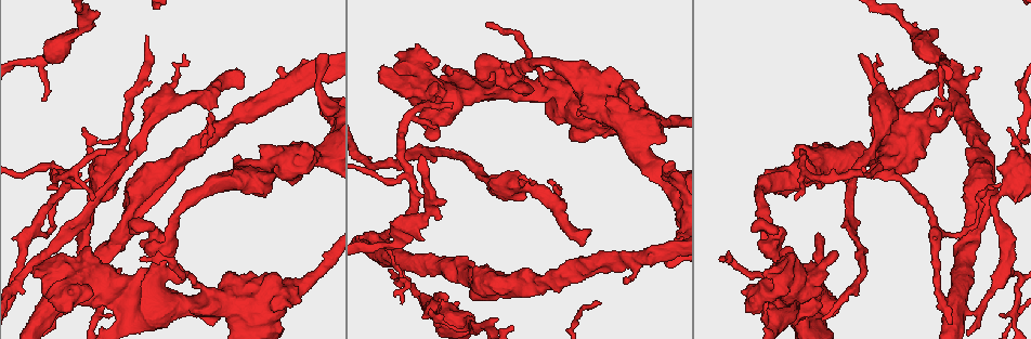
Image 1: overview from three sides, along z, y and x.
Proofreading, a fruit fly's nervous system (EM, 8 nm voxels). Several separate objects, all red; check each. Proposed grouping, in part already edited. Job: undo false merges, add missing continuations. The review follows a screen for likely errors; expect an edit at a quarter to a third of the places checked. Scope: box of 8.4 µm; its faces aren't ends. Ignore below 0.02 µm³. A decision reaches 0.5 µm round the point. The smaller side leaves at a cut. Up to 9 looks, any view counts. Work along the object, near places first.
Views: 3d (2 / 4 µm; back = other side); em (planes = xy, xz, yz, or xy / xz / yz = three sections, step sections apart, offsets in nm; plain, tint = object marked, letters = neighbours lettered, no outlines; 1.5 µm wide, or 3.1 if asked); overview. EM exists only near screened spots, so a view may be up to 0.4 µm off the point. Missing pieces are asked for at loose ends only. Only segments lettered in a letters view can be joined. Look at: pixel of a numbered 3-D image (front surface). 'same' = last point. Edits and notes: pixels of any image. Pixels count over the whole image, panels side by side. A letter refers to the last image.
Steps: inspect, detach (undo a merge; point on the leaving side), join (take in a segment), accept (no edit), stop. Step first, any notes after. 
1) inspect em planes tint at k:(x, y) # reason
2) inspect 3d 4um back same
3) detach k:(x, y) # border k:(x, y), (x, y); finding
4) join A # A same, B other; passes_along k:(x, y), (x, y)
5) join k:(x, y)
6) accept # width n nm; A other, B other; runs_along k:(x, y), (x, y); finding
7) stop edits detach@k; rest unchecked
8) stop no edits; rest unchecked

inspect 3d 2um at 1:(203, 145)

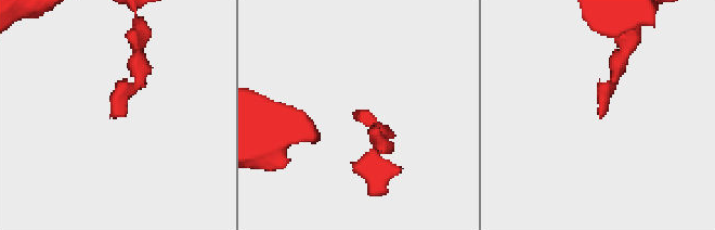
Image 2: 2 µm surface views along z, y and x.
inspect em yz step 4 letters at 2:(114, 118) # now the EM

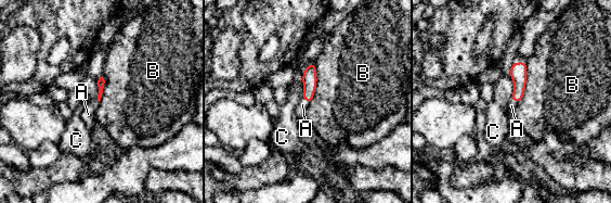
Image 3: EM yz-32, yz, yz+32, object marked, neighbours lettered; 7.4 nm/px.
join A # A same, B other, C other; passes_along 3:(518, 72), (515, 101), (511, 105); it goes on there

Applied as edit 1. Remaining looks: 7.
inspect em yz step 4 tint at 1:(183, 55) # free end

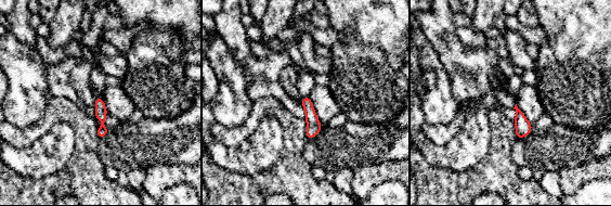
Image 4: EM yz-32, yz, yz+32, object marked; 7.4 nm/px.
inspect em planes letters same

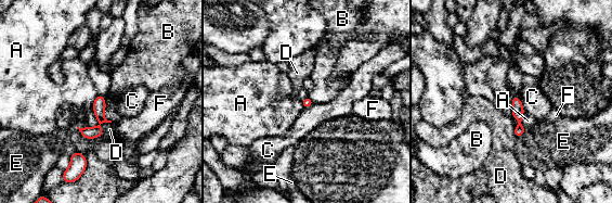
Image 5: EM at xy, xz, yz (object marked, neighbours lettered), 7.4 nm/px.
accept # A other, B other, C other, D other, E other, F other; border 5:(104, 97), (106, 106); none of them fits

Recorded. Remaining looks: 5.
inspect em planes plain at 1:(237, 73) # free end

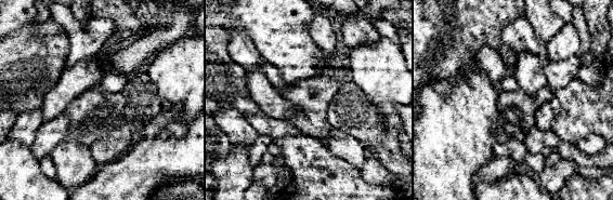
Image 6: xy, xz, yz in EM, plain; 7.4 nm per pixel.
inspect em planes tint same

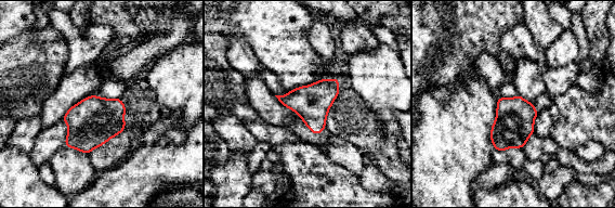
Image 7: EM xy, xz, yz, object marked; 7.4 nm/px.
inspect em planes letters same

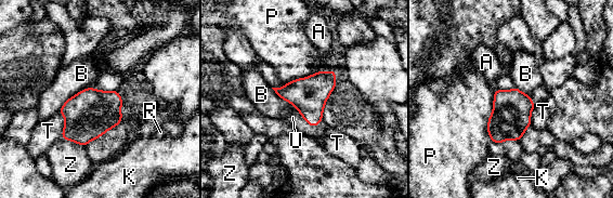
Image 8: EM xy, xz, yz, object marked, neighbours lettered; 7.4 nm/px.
join U # A other, B other, K other, P other, R other, T other, U same, Z other; passes_along 8:(309, 95), (309, 123), (292, 117); the neuron continues

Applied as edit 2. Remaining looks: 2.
inspect em planes tint at 1:(64, 38) # sudden change in width

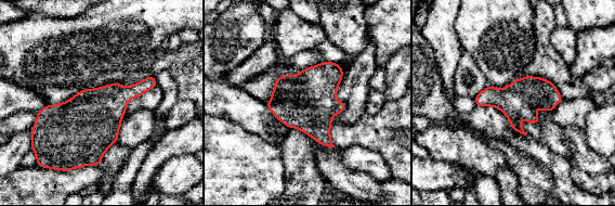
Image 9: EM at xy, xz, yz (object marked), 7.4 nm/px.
inspect em planes letters same

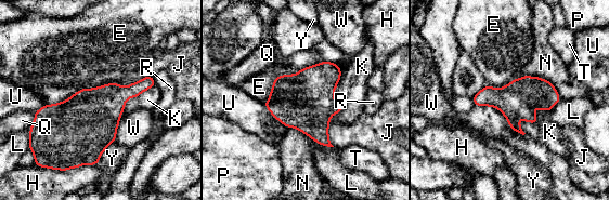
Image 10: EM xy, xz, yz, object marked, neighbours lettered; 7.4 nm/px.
accept # E other, H other, J other, K other, L other, N other, P other, Q other, R other, T other, U other, W other, Y other; border 10:(119, 84), (79, 89), (44, 105); continuous, no second neuron

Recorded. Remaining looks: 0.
stop edits join@3, join@8; rest unchecked

